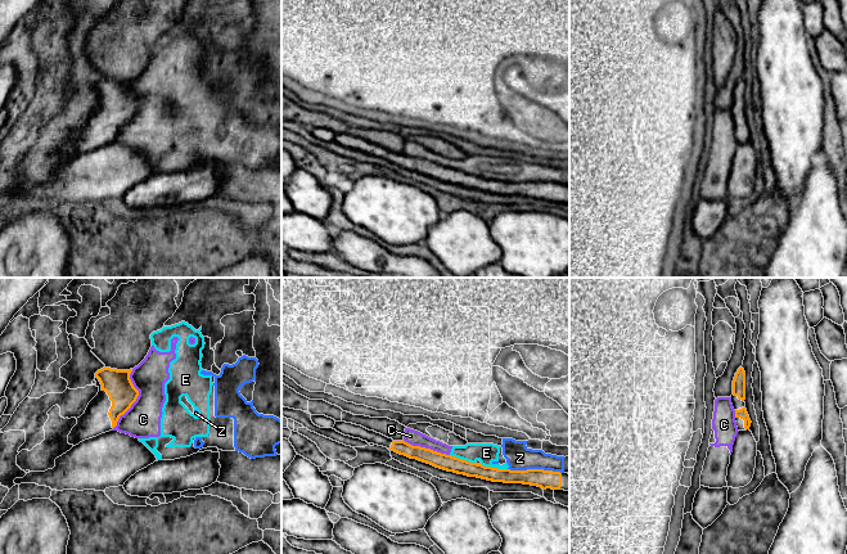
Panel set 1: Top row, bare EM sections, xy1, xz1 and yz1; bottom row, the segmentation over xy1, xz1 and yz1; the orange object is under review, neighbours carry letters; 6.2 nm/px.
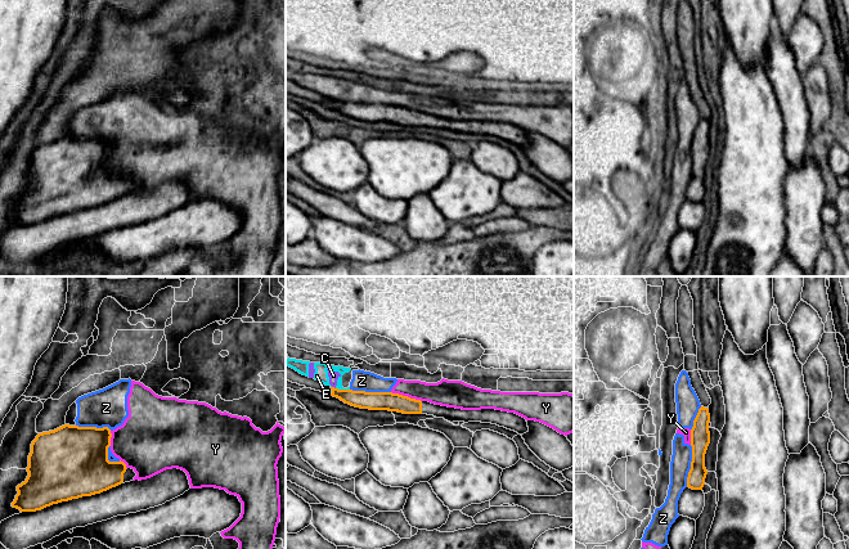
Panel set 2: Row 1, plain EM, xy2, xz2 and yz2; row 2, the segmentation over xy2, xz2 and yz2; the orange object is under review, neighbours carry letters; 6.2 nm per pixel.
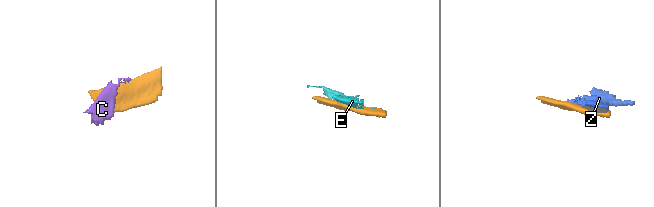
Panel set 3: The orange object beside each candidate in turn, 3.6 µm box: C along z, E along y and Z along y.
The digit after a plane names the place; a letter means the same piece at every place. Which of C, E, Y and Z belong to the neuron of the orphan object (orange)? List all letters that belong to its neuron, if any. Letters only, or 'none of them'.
none of them

